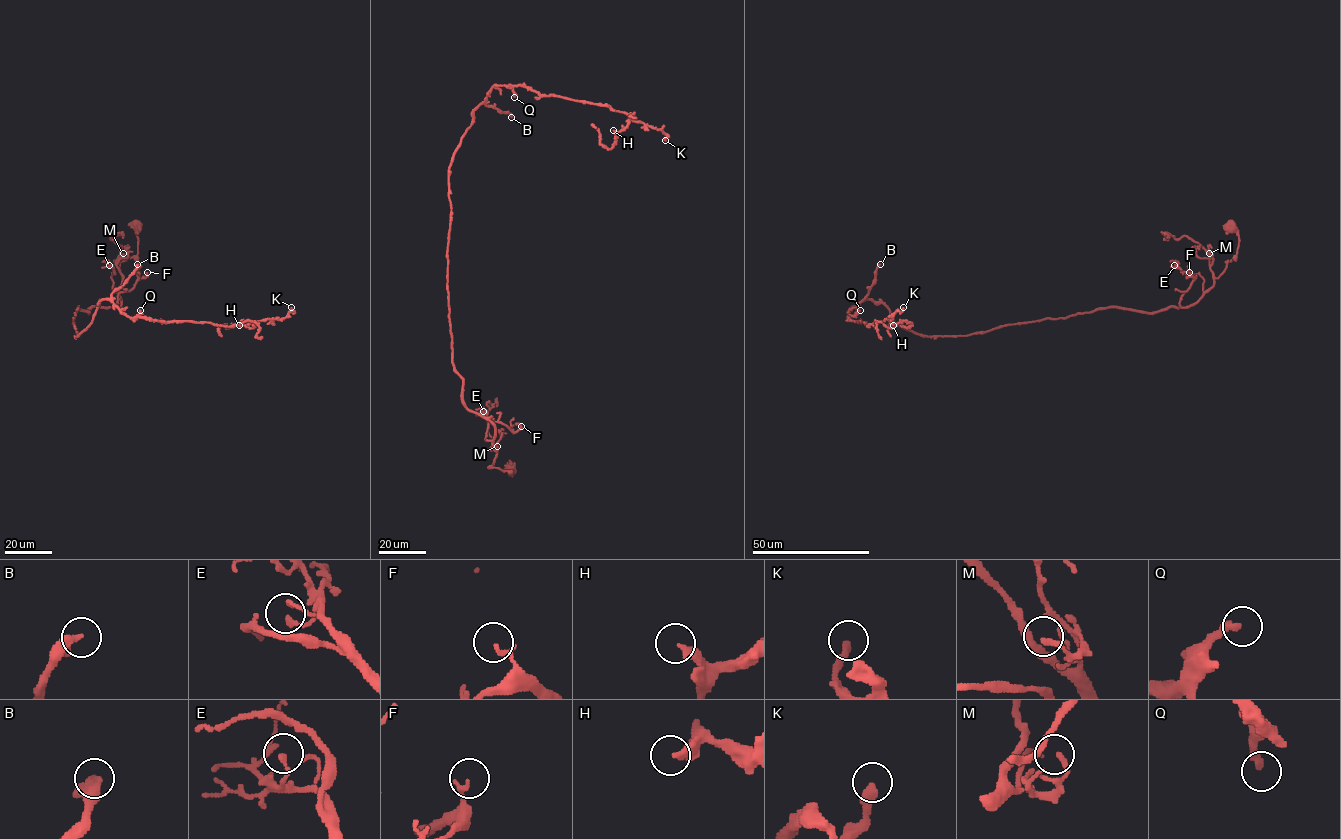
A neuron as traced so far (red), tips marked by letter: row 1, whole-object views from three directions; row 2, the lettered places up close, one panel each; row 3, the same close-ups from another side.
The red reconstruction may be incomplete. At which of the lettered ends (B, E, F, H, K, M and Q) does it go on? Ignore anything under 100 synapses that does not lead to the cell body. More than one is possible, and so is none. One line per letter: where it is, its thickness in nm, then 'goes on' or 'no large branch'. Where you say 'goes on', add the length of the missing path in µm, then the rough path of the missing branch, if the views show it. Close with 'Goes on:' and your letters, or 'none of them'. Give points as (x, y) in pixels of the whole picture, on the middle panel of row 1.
B: at (511, 117); 360 nm thick; goes on; about 80 µm are missing; missing branch runs (511, 117), (519, 126), (519, 146), (527, 156), (524, 184), (511, 195), (491, 194), (486, 198)
E: at (483, 411); 190 nm thick; no large branch
F: at (521, 426); 160 nm thick; no large branch
H: at (613, 130); 280 nm thick; no large branch
K: at (665, 140); 320 nm thick; no large branch
M: at (497, 446); 190 nm thick; no large branch
Q: at (514, 97); 280 nm thick; no large branch
Goes on: B

